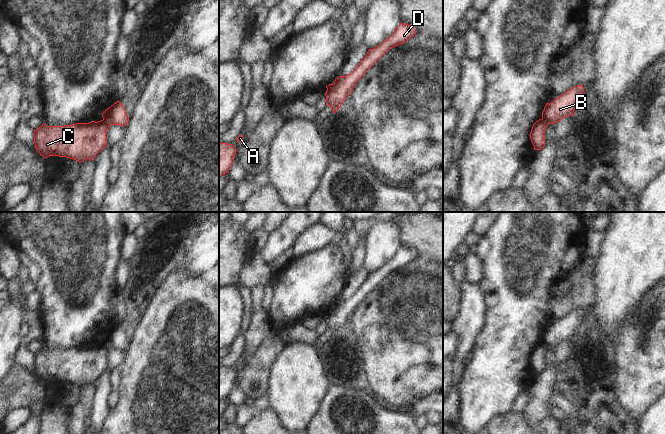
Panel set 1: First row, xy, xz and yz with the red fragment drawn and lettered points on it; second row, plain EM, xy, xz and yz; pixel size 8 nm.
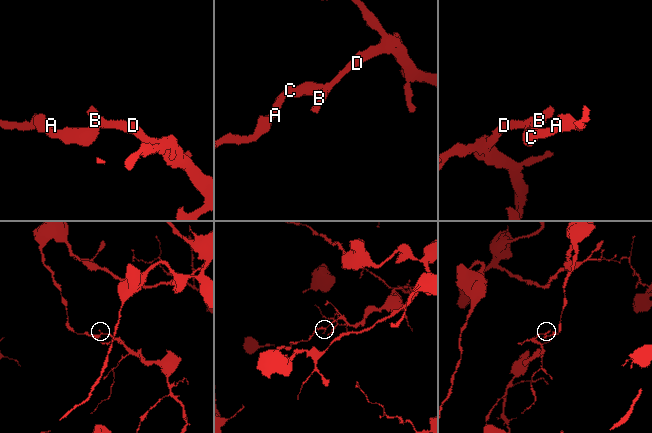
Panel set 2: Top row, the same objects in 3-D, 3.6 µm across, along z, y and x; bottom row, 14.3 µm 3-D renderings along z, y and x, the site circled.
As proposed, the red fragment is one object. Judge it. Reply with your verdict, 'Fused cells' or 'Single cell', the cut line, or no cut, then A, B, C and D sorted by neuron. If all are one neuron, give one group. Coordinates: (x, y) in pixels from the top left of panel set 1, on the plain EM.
Fused cells. Split along xy (103, 342), (110, 348). Groups: A C / B D.

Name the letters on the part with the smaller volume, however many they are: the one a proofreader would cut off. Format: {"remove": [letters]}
{"remove": ["B", "D"]}

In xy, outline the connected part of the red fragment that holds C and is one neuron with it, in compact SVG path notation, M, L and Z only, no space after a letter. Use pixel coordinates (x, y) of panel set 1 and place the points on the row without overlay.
M105 343L50 351L43 347L34 354L35 372L44 382L55 379L79 387L87 383L94 384L107 370L106 357L109 350L109 345Z

